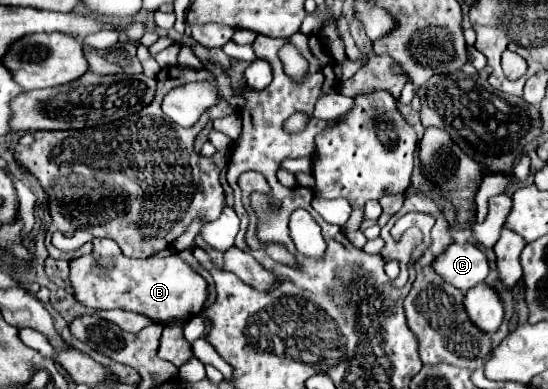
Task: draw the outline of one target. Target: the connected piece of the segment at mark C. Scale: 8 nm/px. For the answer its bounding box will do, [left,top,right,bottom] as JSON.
[432,244,488,292]

